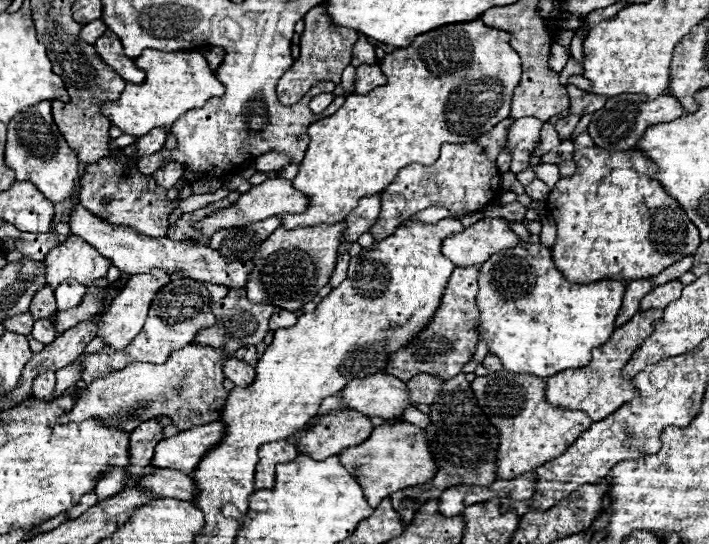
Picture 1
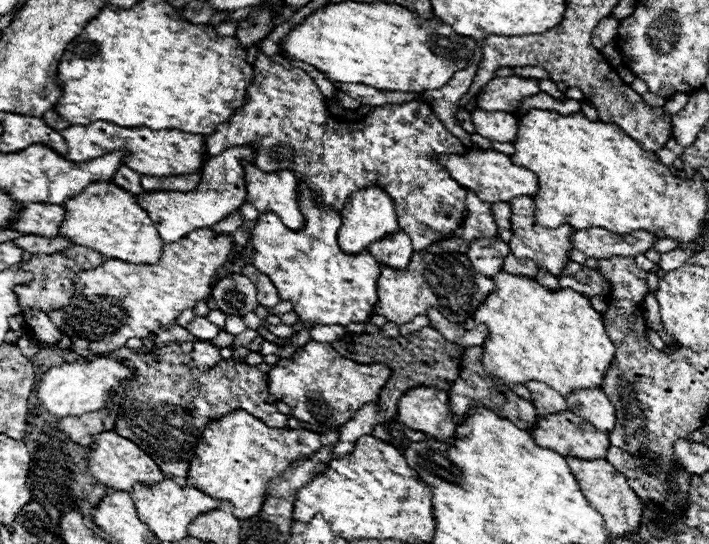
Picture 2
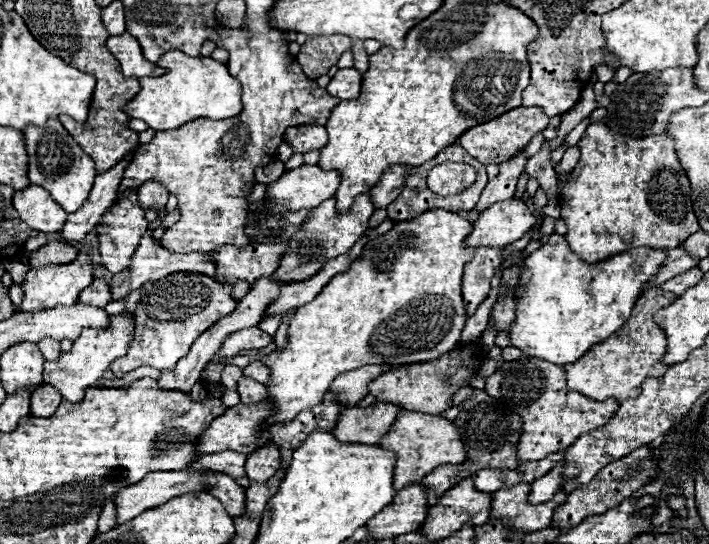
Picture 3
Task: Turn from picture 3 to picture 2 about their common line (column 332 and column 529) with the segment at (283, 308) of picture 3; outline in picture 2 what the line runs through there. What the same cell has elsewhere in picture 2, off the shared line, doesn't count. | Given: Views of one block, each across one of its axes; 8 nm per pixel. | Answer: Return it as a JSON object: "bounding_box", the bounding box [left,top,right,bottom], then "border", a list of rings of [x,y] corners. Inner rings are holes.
{"bounding_box":[504,252,536,278],"border":[[[512,252],[504,258],[504,270],[514,274],[514,276],[530,276],[530,278],[536,278],[536,264],[532,264],[532,260],[520,260],[516,258]]]}

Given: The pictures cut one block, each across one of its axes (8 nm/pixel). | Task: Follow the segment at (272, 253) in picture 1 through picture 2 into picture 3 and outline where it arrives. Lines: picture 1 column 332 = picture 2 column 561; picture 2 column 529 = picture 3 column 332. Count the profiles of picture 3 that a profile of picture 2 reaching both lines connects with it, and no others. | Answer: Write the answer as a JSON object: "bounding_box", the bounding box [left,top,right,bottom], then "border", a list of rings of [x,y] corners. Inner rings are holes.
{"bounding_box":[274,194,374,282],"border":[[[370,194],[358,196],[354,200],[354,204],[350,206],[350,210],[344,214],[336,212],[334,198],[326,200],[322,206],[312,210],[312,214],[304,222],[302,230],[296,232],[288,240],[288,252],[284,254],[280,268],[274,272],[274,276],[278,276],[278,280],[284,280],[284,282],[302,282],[302,280],[314,276],[322,268],[322,264],[328,262],[328,258],[336,258],[344,252],[348,252],[356,244],[356,240],[360,240],[366,234],[372,212],[374,212],[374,204],[370,200]]]}

